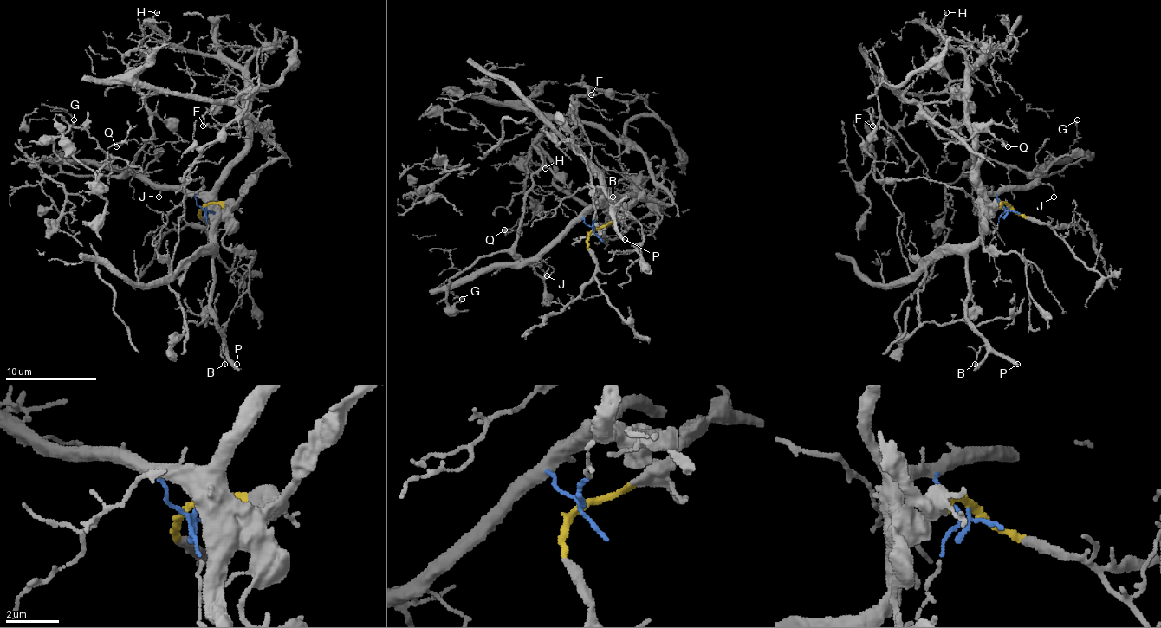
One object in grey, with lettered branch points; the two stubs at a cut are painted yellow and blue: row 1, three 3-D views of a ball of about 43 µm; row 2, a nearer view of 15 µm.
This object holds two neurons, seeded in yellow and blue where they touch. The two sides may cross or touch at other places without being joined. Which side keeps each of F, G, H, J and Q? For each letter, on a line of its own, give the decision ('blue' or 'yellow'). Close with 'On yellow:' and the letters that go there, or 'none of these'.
F: yellow
G: blue
H: blue
J: blue
Q: yellow
On yellow: F, Q

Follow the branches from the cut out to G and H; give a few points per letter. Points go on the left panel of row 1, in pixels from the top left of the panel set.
G: (204, 206), (179, 190), (157, 188), (138, 174), (54, 158), (72, 138), (74, 119)
H: (204, 206), (196, 195), (207, 195), (246, 145), (246, 78), (223, 60), (175, 48), (154, 23), (157, 11)

